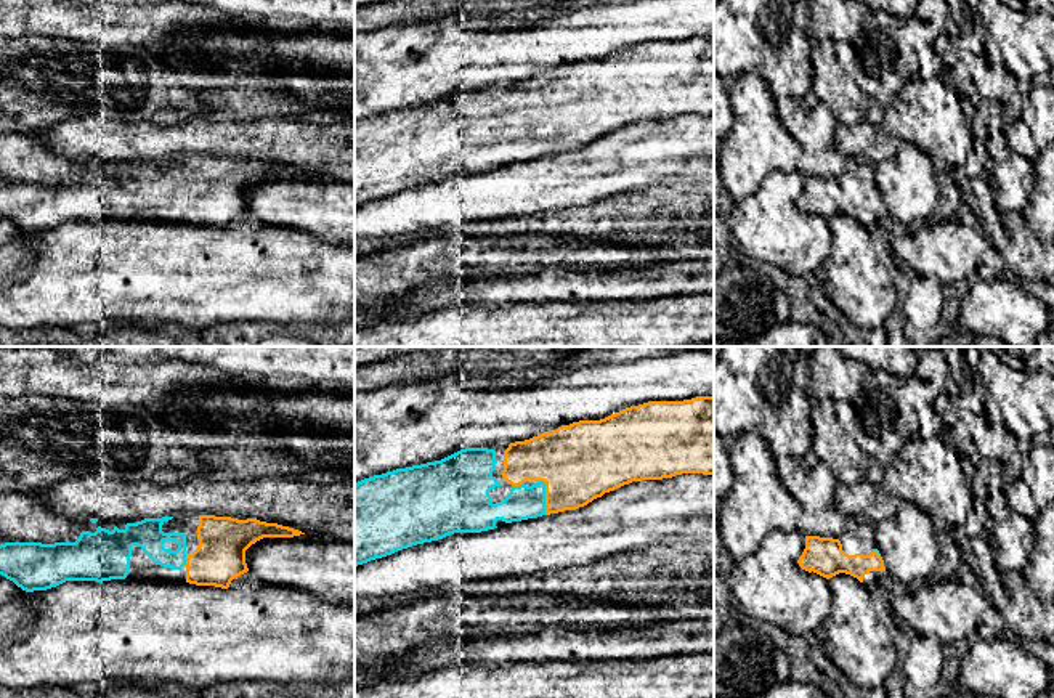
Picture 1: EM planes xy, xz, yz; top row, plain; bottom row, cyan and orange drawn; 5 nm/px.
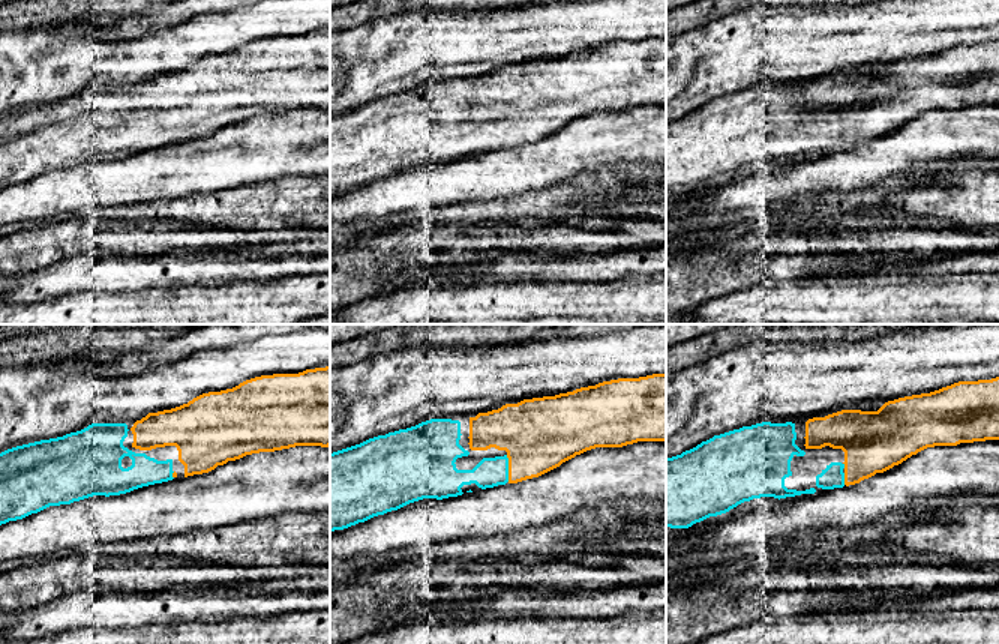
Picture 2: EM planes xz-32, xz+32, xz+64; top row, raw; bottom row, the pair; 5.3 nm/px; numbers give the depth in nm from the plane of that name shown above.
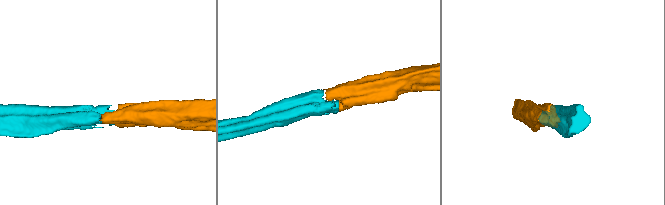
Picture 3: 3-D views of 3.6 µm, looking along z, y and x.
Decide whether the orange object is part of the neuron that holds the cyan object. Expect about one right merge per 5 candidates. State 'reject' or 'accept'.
accept

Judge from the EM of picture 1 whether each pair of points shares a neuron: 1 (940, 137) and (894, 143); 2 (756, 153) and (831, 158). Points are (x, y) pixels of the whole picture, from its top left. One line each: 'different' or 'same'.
1: different
2: different

